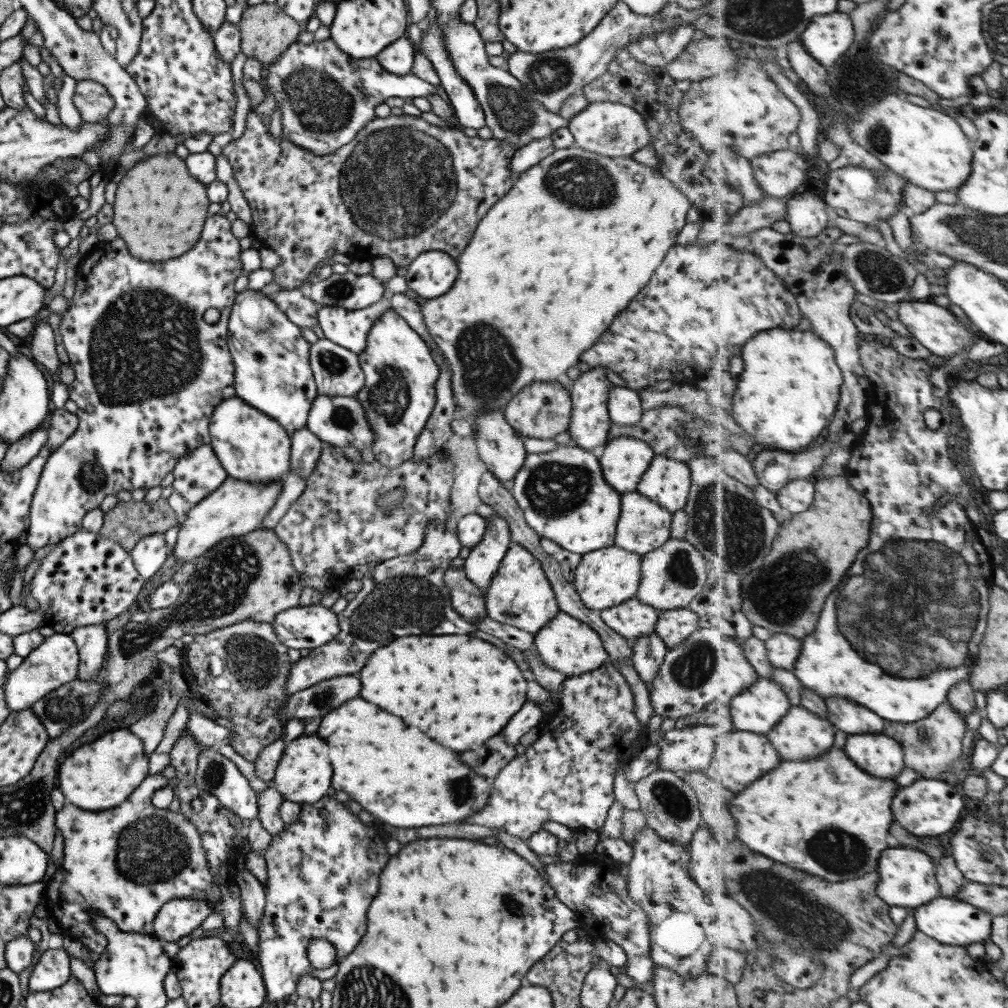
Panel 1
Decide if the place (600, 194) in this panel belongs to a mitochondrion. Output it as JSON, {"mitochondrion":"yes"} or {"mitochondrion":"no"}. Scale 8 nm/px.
{"mitochondrion":"yes"}

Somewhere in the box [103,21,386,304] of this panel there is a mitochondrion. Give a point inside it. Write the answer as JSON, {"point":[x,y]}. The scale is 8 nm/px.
{"point":[321,106]}

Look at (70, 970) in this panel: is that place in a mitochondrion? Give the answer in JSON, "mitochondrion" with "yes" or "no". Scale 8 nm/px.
{"mitochondrion":"no"}

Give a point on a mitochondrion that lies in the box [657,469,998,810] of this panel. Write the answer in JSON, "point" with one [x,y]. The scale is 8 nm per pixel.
{"point":[910,571]}

